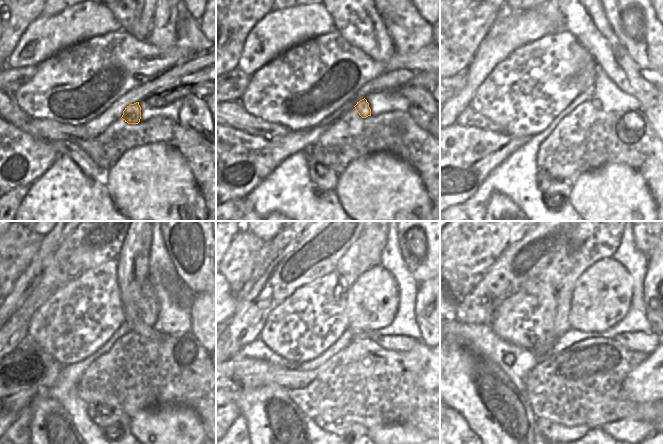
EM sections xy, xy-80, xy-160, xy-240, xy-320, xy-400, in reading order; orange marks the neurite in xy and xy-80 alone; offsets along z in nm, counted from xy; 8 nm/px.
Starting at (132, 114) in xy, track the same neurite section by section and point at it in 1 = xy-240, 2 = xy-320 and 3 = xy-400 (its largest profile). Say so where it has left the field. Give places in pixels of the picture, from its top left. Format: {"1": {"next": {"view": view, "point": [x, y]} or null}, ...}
{"1": {"next": {"view": "xy-240", "point": [147, 306]}}, "2": {"next": {"view": "xy-320", "point": [371, 304]}}, "3": {"next": {"view": "xy-400", "point": [602, 296]}}}

